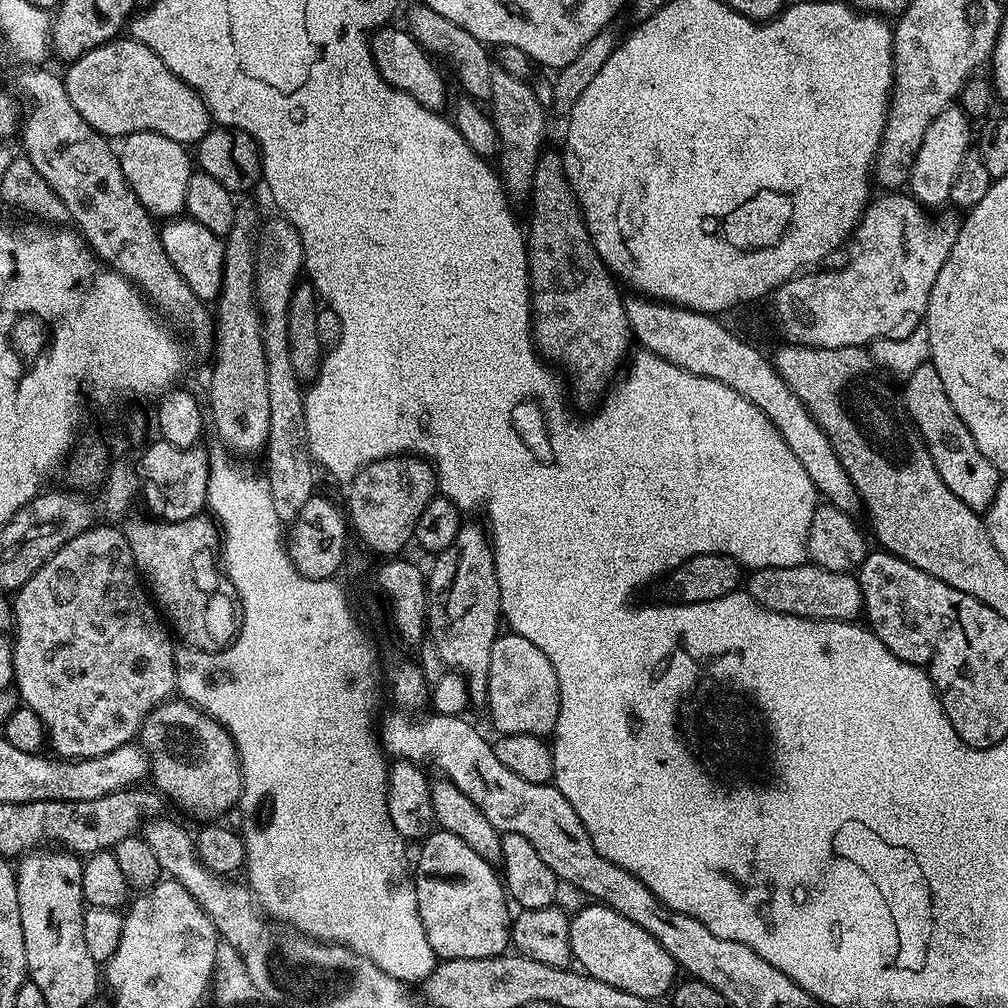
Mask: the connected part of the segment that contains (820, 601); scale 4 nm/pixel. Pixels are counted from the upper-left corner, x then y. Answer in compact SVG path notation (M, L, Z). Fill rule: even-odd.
M805 562L789 568L757 567L752 577L747 577L746 591L766 610L801 616L807 620L847 620L857 619L864 611L864 599L860 581L853 573L835 572L819 568L818 565Z

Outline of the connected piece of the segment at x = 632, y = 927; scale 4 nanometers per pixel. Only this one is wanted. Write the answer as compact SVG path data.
M588 902L588 905L577 916L573 915L569 919L568 925L570 926L572 960L580 963L581 965L577 965L587 975L598 978L610 986L618 986L618 990L626 990L630 994L641 996L647 1000L667 997L677 983L678 965L675 958L652 935L646 930L642 930L642 926L630 922L630 918L618 914L607 904Z

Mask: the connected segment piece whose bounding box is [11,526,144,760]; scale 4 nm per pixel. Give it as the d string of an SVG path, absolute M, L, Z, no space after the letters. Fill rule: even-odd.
M97 526L70 538L66 546L59 548L16 589L11 601L16 632L16 636L11 637L15 691L23 707L34 710L34 714L42 718L51 751L65 760L110 754L110 750L118 750L118 746L133 743L144 725L144 720L108 720L108 716L104 716L104 720L96 720L96 716L88 720L84 712L92 712L92 708L132 708L128 700L144 700L144 696L128 696L132 688L128 688L120 676L80 676L76 664L68 660L68 652L60 652L64 660L52 664L52 652L48 652L48 644L56 644L56 636L64 636L64 644L68 644L68 632L84 636L84 608L120 608L120 612L140 612L140 608L144 608L140 592L100 592L100 588L136 588L136 584L132 584L132 569L136 563L128 537L116 528L119 527ZM108 700L124 700L124 704L108 704Z

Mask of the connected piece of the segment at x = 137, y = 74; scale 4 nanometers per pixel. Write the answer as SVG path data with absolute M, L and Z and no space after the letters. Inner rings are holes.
M131 38L109 40L94 50L82 54L67 65L68 73L63 73L62 83L74 110L95 130L109 138L123 138L135 132L153 132L185 146L195 146L214 121L202 98L186 82L177 78L171 70L142 42Z

